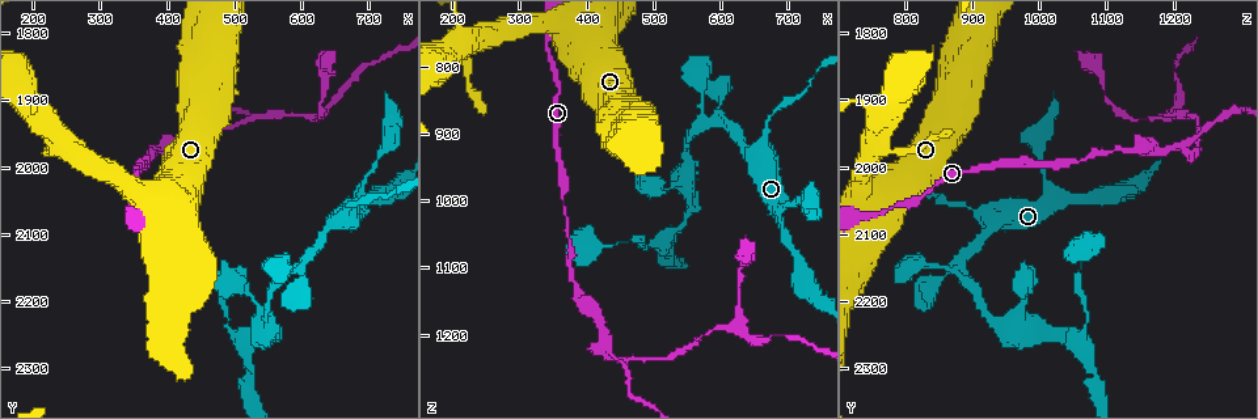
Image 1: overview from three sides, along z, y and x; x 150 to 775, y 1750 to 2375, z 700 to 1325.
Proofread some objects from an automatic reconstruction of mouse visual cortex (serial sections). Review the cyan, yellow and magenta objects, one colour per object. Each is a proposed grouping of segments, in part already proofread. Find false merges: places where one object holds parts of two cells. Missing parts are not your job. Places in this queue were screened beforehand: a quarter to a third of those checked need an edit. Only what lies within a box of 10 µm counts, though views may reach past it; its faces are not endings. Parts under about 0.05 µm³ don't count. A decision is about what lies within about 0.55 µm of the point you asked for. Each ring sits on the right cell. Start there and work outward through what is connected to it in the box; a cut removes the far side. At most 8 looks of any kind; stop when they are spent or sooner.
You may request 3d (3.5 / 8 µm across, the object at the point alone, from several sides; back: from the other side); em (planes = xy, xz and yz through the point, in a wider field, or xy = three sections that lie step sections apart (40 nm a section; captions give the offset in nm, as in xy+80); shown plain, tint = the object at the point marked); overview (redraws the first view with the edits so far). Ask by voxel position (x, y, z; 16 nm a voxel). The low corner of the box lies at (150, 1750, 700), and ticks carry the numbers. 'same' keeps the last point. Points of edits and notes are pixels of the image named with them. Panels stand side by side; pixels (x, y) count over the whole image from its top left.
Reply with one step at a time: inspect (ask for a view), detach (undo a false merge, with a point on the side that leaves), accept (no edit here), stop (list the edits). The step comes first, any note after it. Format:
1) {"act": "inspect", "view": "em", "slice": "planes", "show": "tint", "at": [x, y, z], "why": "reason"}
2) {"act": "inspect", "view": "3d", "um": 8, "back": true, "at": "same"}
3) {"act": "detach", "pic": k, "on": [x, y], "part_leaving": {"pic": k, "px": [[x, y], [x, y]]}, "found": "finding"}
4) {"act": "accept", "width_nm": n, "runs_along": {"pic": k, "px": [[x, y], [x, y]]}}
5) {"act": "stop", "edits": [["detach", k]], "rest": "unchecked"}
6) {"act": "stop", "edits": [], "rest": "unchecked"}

{"act": "inspect", "view": "3d", "um": 8, "at": [665, 2060, 880], "why": "narrows sharply"}

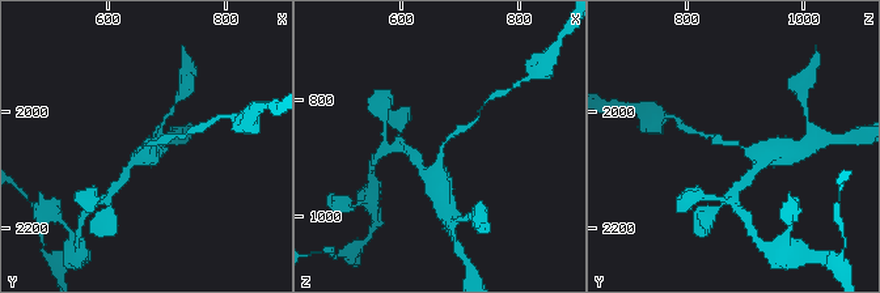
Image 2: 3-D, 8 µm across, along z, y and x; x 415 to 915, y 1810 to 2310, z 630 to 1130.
{"act": "inspect", "view": "3d", "um": 3.5, "at": "same", "why": "closer look"}

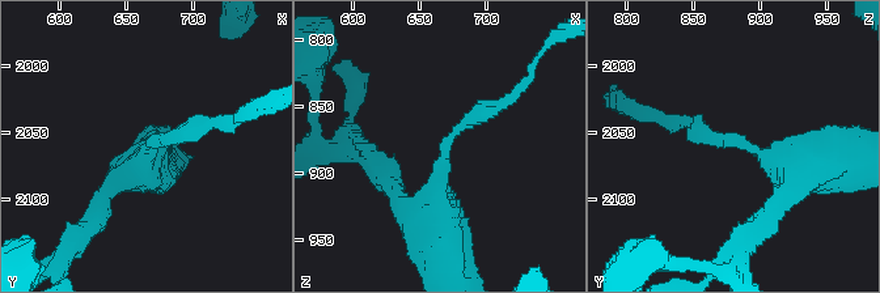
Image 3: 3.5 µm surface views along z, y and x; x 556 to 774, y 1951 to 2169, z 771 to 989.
{"act": "inspect", "view": "em", "slice": "xy", "step": 5, "show": "tint", "at": [668, 2056, 884]}

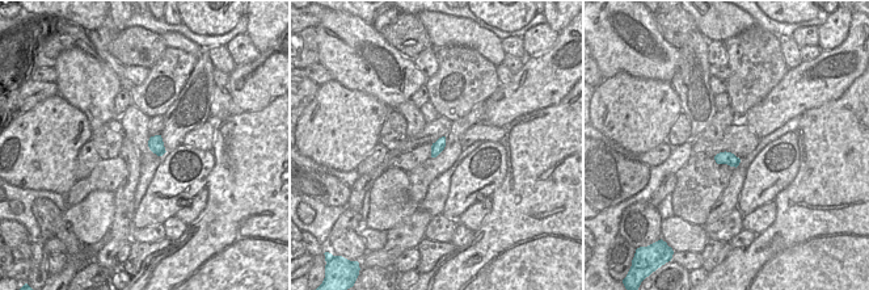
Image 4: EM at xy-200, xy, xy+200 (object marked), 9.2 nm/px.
{"act": "accept", "arm_widths_nm": [200, 400], "runs_along": {"pic": 3, "px": [[435, 225], [443, 148], [507, 101]]}, "found": "one cell here"}

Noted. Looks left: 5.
{"act": "inspect", "view": "3d", "um": 3.5, "at": [515, 2260, 1060], "why": "a fork"}

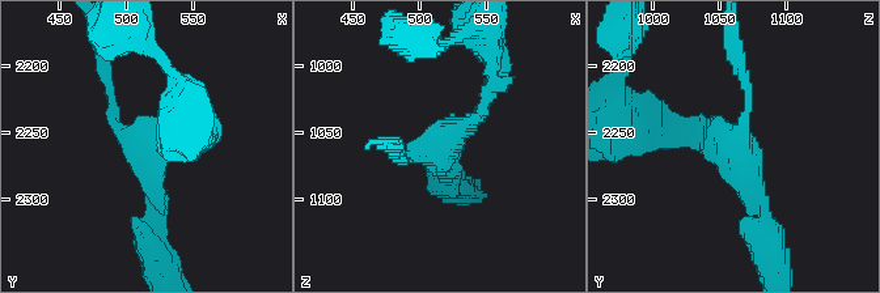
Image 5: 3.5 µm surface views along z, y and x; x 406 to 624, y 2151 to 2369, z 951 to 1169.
{"act": "accept", "arm_widths_nm": [150, 200, 250], "runs_along": {"pic": 5, "px": [[495, 84], [483, 111], [439, 148], [402, 157]]}, "found": "continuous, no second cell"}

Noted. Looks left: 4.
{"act": "inspect", "view": "3d", "um": 3.5, "at": [435, 1970, 1215], "why": "arms run side by side"}

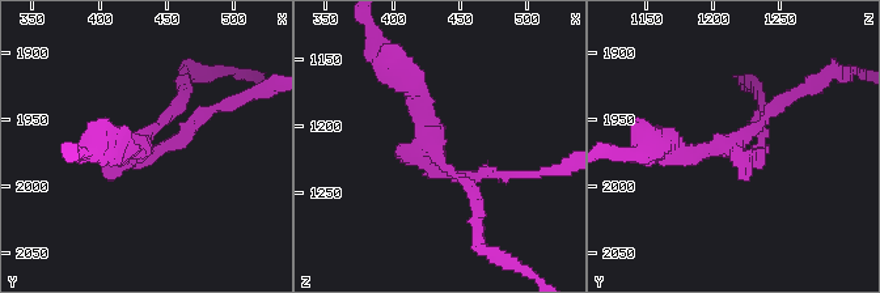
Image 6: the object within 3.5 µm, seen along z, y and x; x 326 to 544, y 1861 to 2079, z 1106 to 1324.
{"act": "inspect", "view": "em", "slice": "xy", "step": 2, "show": "tint", "at": [430, 1970, 1214]}

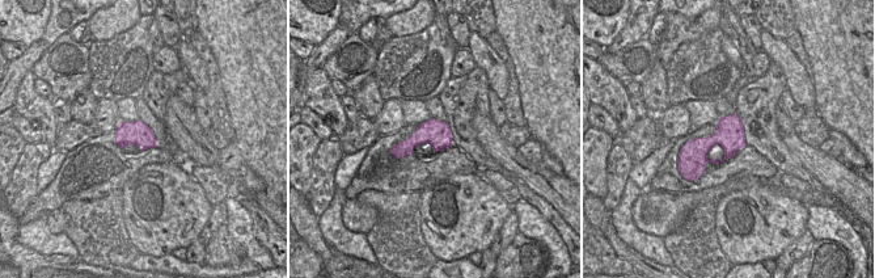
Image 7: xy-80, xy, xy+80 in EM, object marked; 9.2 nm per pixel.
{"act": "inspect", "view": "em", "slice": "xy", "step": 3, "show": "tint", "at": "same", "why": "another direction"}

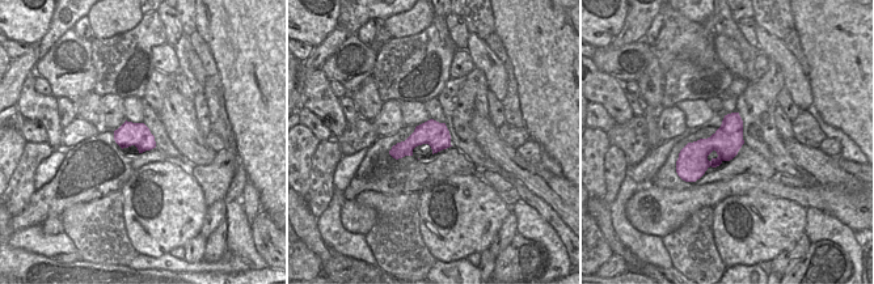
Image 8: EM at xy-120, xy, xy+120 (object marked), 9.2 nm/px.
{"act": "detach", "pic": 6, "on": [218, 107], "found": "a second cell is stuck on"}

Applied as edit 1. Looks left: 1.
{"act": "stop", "edits": [["detach", 6]], "rest": "unchecked"}

